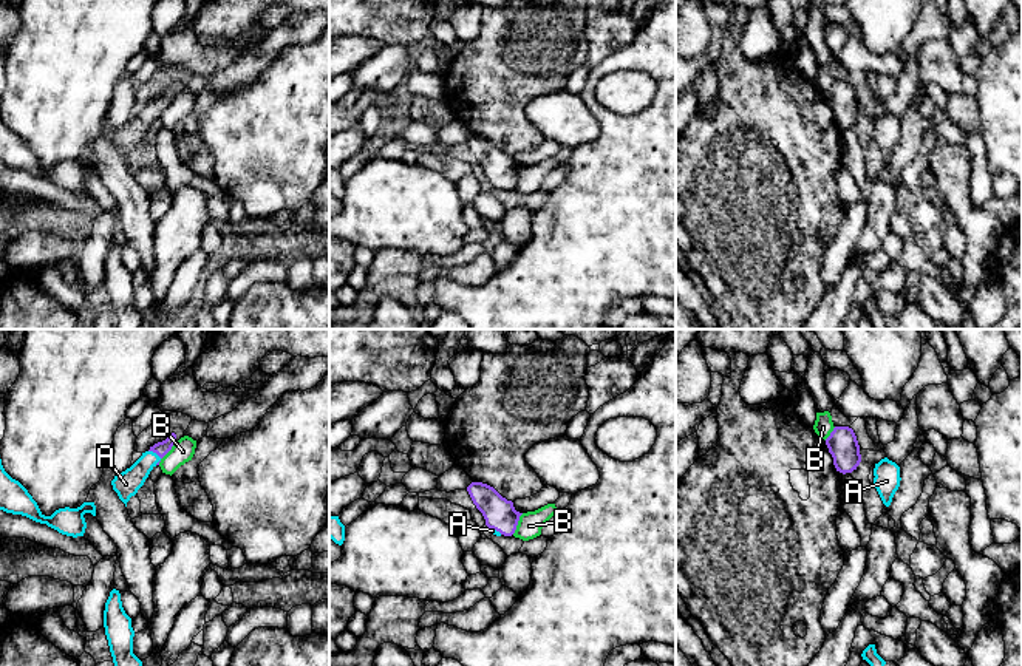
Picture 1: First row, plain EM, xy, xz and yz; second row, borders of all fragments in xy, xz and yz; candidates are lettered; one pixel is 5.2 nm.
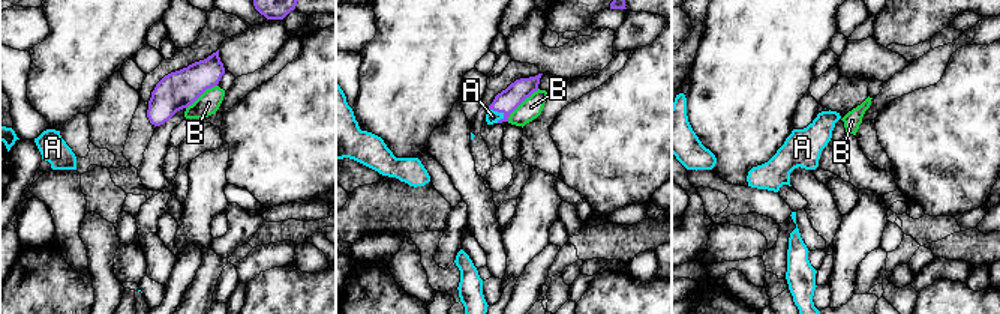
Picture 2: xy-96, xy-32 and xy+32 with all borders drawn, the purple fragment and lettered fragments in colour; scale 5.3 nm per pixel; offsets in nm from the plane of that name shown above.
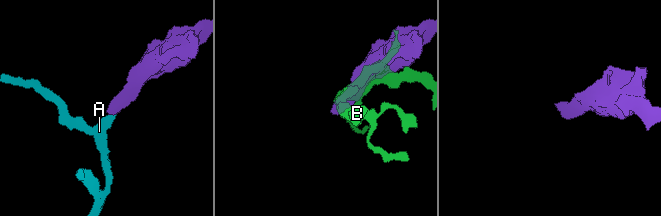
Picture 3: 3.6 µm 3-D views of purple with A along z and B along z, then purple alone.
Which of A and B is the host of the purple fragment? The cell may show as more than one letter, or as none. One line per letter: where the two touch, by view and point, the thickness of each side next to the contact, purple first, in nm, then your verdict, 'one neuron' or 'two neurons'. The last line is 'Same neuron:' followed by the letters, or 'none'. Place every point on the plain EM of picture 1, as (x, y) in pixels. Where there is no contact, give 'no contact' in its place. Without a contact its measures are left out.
A: xy (158, 108) | 80/140 nm | one neuron
B: xy (167, 105) | 80/120 nm | two neurons
Same neuron: A

